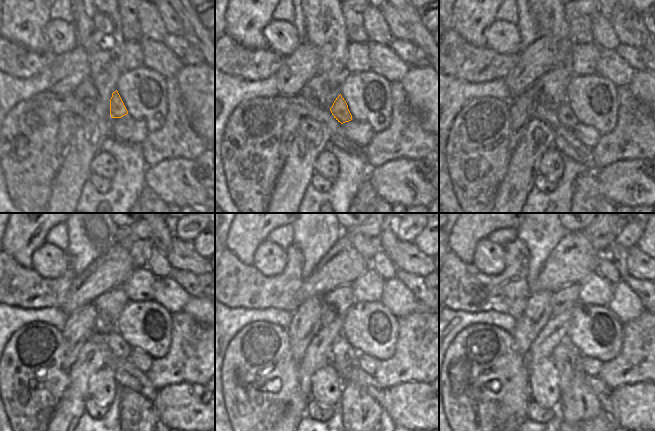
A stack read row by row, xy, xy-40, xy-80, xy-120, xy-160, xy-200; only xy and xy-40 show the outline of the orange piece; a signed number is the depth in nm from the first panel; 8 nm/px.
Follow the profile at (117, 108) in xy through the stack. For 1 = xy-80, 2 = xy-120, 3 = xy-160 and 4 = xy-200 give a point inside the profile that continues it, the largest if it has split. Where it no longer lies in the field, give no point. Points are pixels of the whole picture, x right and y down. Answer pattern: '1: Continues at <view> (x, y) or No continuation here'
1: Continues at xy-80 (564, 112)
2: Continues at xy-120 (118, 346)
3: Continues at xy-160 (343, 354)
4: Continues at xy-200 (565, 357)

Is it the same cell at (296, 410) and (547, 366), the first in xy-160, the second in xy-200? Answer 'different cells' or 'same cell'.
different cells

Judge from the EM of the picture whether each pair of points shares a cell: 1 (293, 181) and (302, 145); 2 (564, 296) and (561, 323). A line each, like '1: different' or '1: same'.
1: same
2: different

